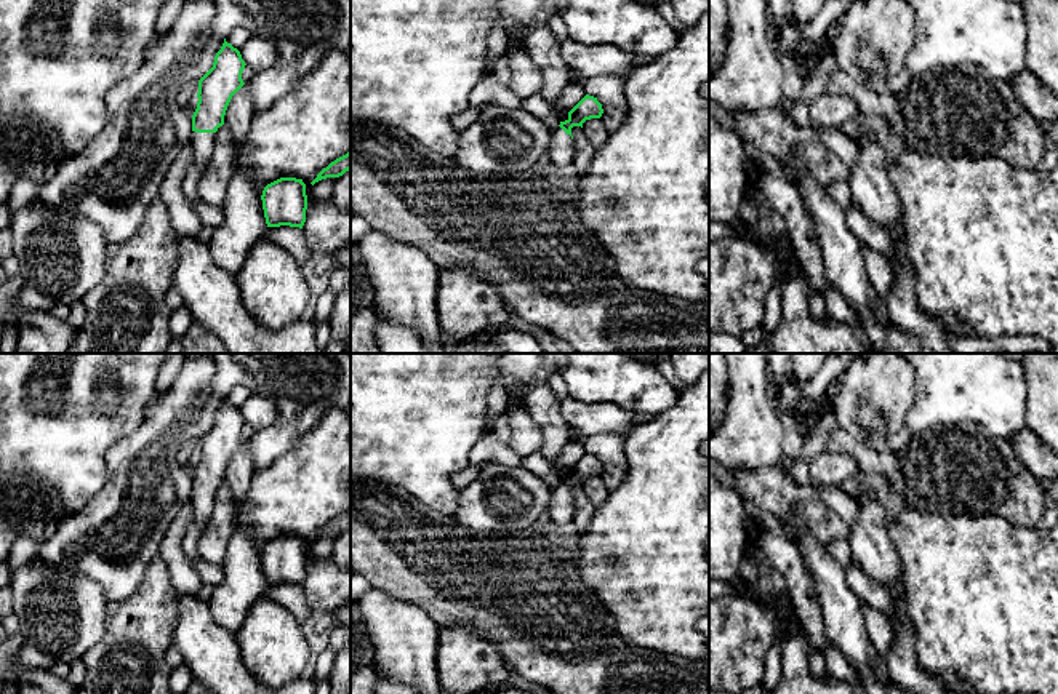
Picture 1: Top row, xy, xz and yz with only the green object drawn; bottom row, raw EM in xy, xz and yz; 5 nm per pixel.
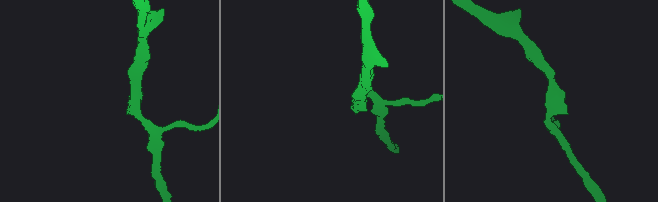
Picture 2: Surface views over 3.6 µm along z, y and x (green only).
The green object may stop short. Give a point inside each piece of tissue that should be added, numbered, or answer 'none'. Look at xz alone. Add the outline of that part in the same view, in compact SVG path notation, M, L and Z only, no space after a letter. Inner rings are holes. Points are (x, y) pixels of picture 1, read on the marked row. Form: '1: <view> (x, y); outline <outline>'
1: xz (561, 151); outline M559 126L551 134L551 144L546 157L559 170L559 173L565 173L571 170L573 154L575 141Z

